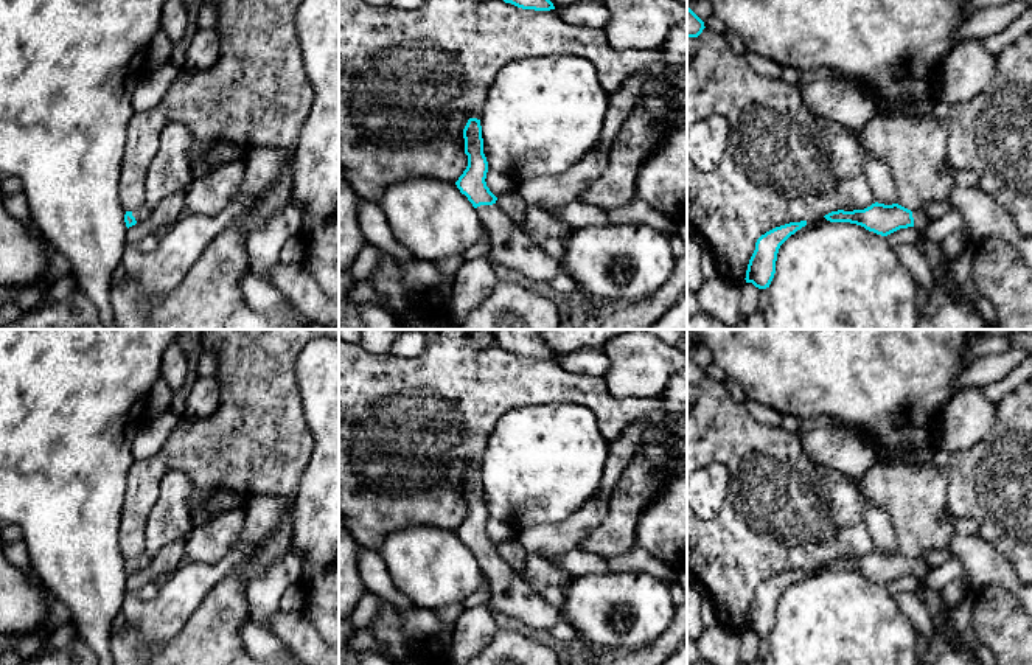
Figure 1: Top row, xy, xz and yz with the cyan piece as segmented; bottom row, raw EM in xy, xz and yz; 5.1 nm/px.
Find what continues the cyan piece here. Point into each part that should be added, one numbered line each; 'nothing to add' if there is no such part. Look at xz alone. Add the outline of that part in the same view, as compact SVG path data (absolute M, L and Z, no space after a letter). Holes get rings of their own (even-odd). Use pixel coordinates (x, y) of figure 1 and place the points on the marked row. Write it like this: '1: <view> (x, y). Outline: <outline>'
1: xz (510, 246). Outline: M497 204L480 205L476 211L490 236L488 258L532 281L549 283L563 270L561 261L549 256L541 245L535 244Z

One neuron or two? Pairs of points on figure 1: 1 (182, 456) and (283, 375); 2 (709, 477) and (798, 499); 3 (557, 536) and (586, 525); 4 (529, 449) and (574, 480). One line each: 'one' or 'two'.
1: one
2: two
3: one
4: one

